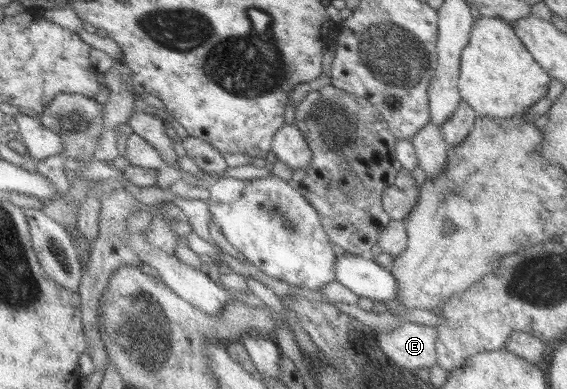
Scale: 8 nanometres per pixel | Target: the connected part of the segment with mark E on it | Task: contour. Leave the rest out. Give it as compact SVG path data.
M405 322L396 330L378 333L376 343L390 364L415 372L435 363L436 328Z

